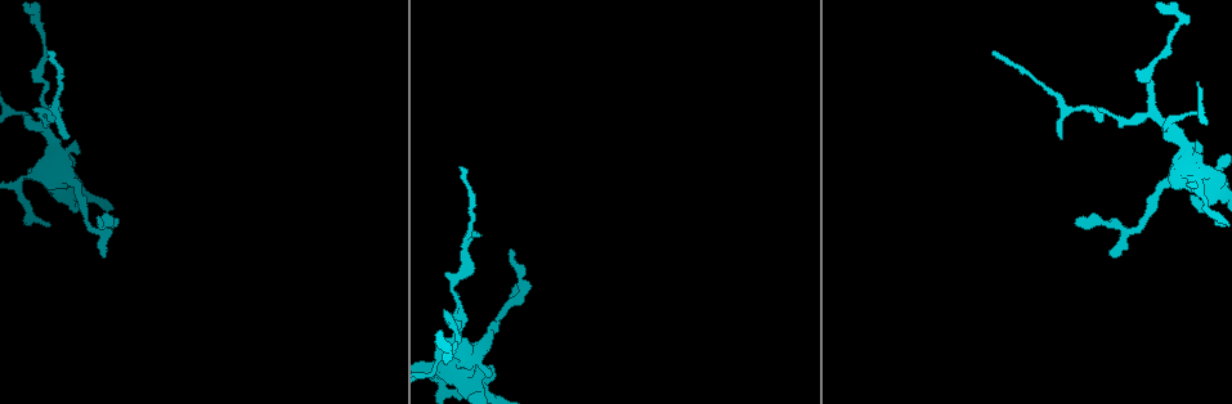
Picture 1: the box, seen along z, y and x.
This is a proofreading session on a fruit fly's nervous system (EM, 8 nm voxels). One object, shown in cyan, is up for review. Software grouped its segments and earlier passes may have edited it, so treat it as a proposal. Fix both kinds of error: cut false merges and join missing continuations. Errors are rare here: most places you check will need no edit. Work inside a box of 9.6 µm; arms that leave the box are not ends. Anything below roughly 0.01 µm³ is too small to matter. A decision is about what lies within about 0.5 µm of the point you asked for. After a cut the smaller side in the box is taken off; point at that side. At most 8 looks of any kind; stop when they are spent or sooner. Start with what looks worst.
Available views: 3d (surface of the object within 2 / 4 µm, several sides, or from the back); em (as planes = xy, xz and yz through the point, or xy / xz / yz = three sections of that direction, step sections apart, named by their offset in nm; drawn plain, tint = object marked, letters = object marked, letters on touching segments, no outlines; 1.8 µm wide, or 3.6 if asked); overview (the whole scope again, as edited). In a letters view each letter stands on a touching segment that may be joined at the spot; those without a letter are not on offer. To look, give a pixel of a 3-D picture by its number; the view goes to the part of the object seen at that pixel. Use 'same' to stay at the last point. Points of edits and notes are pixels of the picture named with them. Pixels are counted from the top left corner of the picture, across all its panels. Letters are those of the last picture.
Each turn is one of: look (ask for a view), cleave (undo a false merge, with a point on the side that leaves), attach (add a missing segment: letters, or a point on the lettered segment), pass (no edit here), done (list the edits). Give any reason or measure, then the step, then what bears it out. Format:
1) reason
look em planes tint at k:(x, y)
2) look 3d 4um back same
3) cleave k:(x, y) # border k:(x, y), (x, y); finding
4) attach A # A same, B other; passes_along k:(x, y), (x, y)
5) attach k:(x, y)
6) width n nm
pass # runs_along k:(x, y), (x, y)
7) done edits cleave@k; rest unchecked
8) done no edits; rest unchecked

thick turns thin
look 3d 4um at 1:(1151, 117)

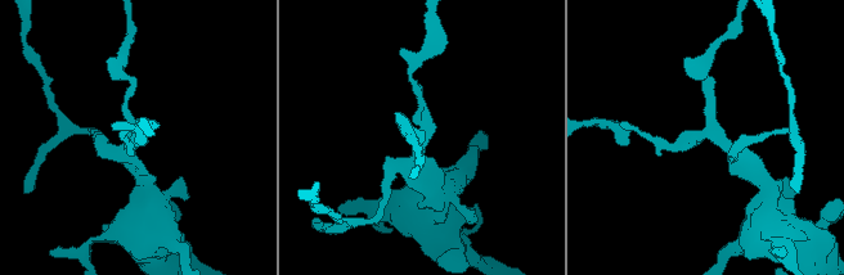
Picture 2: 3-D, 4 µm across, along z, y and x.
arms 4
look em planes letters at 2:(425, 145)

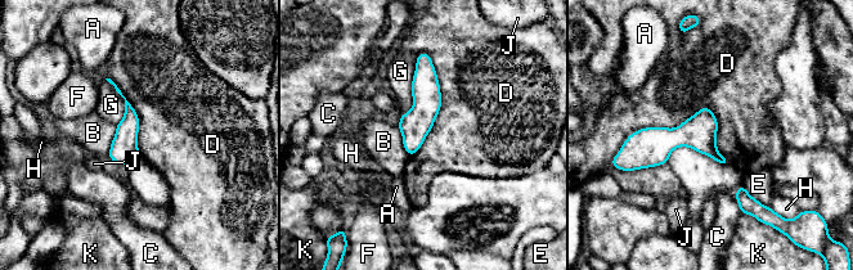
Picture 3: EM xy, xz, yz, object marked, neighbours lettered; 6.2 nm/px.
pass # A other, B other, C other, D other, E other, F other, G other, H other, J other, K other; border 3:(623, 144), (706, 107), (730, 163); continuous, no second neuron

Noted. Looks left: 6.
free end
look em xy step 8 letters at 1:(99, 223)

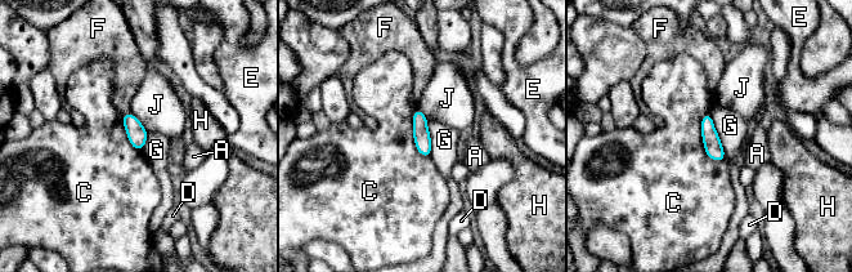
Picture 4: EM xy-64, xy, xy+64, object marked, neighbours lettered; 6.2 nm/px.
look em yz step 4 letters same

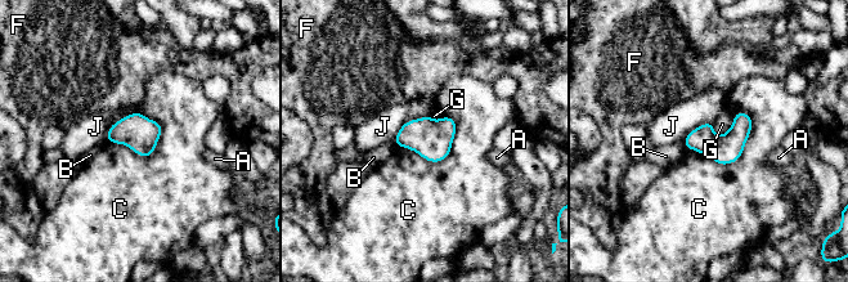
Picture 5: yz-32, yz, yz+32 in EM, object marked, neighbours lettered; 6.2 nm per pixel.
width 180 nm
pass # A other, B other, C other, F other, G other, J other; border 5:(737, 112), (723, 134), (712, 130); none of them fits

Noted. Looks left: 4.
tapers out
look 3d 2um back at 1:(49, 50)

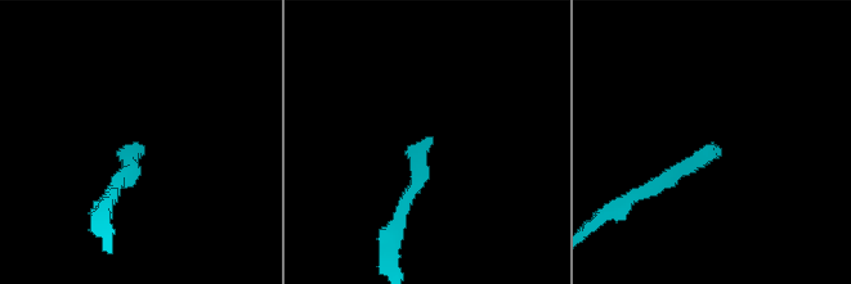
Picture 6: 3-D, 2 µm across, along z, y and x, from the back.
look em yz step 16 tint at 6:(433, 143)

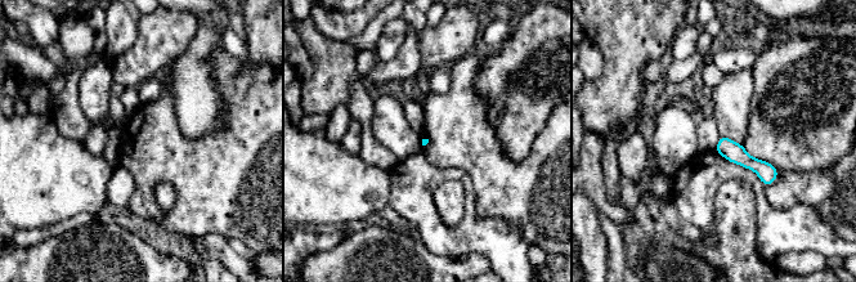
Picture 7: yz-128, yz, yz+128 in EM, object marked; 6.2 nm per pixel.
look em planes letters same

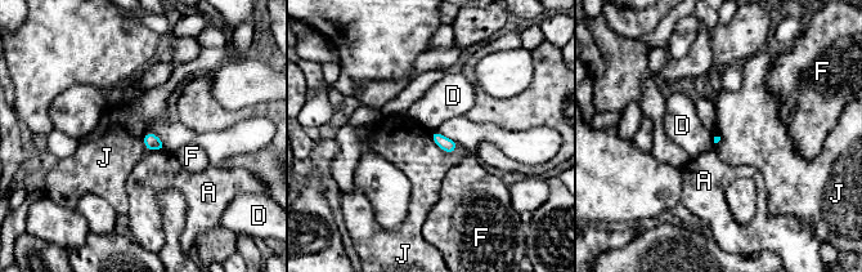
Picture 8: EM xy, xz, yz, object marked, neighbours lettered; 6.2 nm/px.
pass # A other, D other, F other, J other; border 8:(430, 132), (447, 152), (458, 146); none of them fits

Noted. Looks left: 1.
done no edits; rest unchecked

